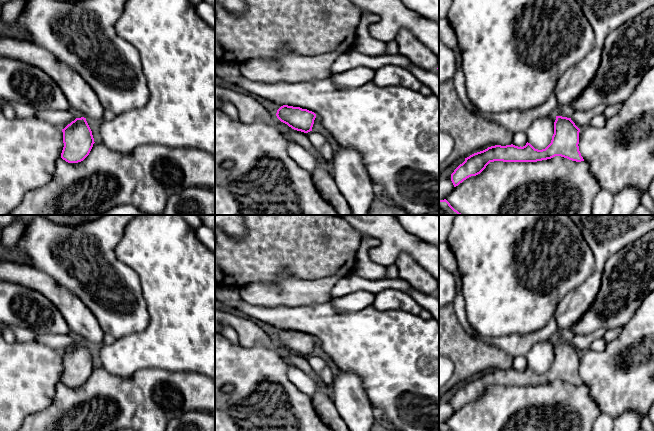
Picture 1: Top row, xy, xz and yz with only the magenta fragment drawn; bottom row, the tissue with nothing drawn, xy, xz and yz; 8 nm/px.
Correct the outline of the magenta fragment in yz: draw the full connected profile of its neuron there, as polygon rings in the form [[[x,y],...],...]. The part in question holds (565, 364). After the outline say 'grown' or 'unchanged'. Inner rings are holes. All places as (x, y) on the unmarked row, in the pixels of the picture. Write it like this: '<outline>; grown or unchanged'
[[[599,329],[588,334],[575,334],[570,342],[556,340],[556,344],[554,346],[554,358],[552,360],[551,367],[545,373],[535,373],[530,367],[527,366],[526,369],[523,371],[518,371],[513,368],[506,370],[495,369],[488,371],[483,375],[474,377],[465,382],[465,385],[454,394],[454,396],[451,398],[451,405],[454,411],[456,411],[467,402],[480,398],[490,386],[494,385],[537,386],[551,383],[555,380],[561,380],[576,386],[584,385],[578,370],[579,356],[581,353],[587,351],[590,348],[591,343],[595,339],[603,338],[605,332],[605,329]]]; grown

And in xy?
[[[39,334],[36,343],[51,347],[62,354],[63,384],[78,387],[89,379],[95,366],[86,342],[76,342],[69,334]]]; grown

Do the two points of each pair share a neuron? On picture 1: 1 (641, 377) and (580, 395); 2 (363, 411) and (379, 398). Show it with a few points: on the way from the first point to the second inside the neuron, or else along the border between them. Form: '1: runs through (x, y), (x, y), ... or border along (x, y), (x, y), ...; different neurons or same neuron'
1: border along (584, 384), (600, 411); different neurons
2: border along (362, 381), (372, 406); different neurons

